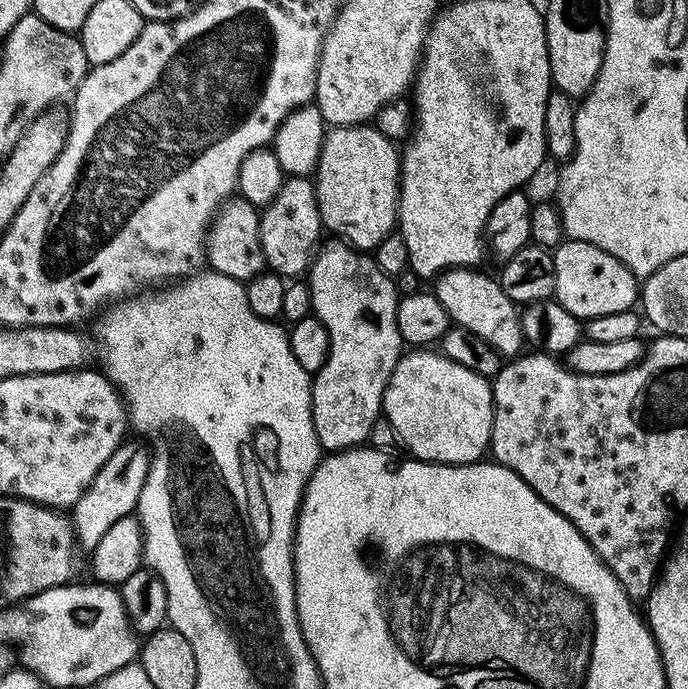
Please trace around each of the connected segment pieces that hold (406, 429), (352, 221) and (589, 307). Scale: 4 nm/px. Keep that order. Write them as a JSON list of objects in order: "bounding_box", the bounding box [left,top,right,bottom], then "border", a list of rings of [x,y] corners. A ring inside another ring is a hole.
[{"bounding_box":[382,348,493,464],"border":[[[418,348],[403,353],[393,370],[382,400],[383,415],[415,459],[437,464],[477,463],[489,449],[493,426],[491,383],[465,363],[452,361],[443,353]]]},{"bounding_box":[314,123,401,253],"border":[[[367,123],[336,126],[325,135],[314,183],[320,217],[333,237],[371,253],[382,238],[393,235],[398,224],[401,155],[390,138]]]},{"bounding_box":[552,239,638,321],"border":[[[565,239],[552,252],[556,275],[555,299],[581,321],[598,314],[614,314],[632,308],[638,300],[638,277],[618,258],[590,246],[590,242]]]}]

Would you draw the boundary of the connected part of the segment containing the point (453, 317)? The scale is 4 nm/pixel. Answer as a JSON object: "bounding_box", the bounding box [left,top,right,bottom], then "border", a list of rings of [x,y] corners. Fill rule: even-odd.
{"bounding_box":[434,267,526,358],"border":[[[475,267],[471,268],[450,268],[447,272],[441,272],[435,277],[434,295],[438,298],[438,302],[442,302],[442,306],[446,306],[446,314],[449,321],[455,327],[464,329],[469,337],[477,336],[484,344],[489,344],[496,352],[501,352],[504,358],[515,358],[521,355],[522,346],[525,347],[526,341],[522,334],[522,326],[520,325],[520,312],[518,306],[506,294],[506,290],[502,290],[499,279],[495,275],[487,276],[484,272],[476,272]]]}

